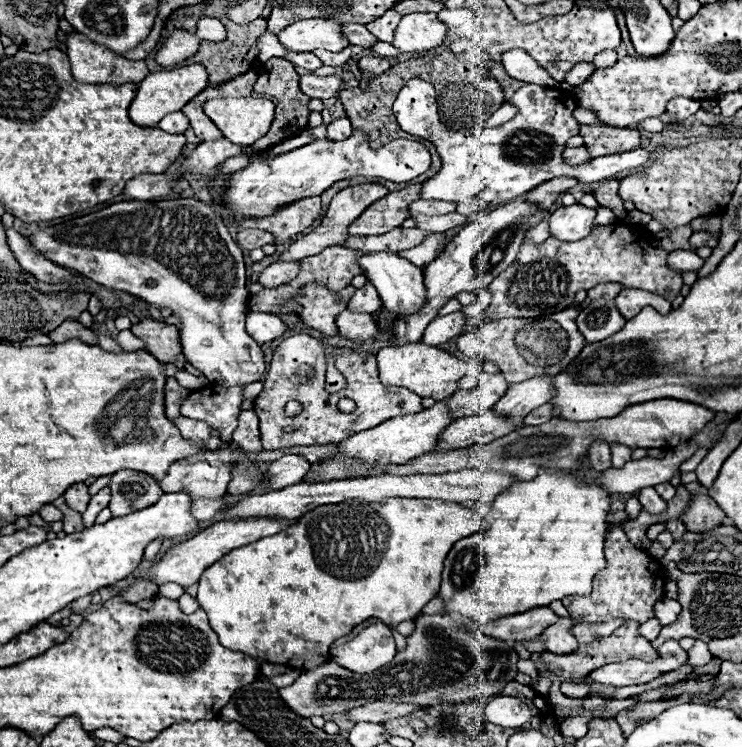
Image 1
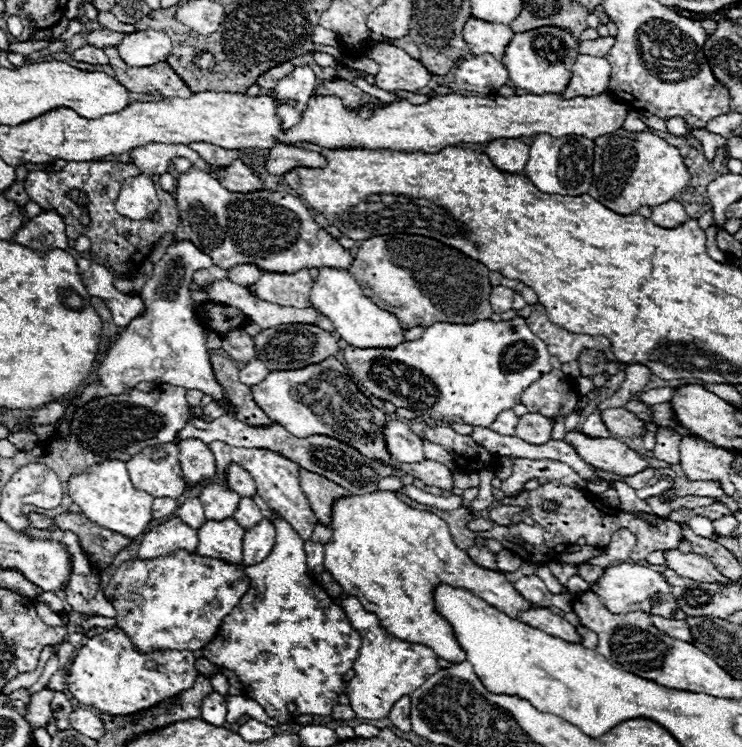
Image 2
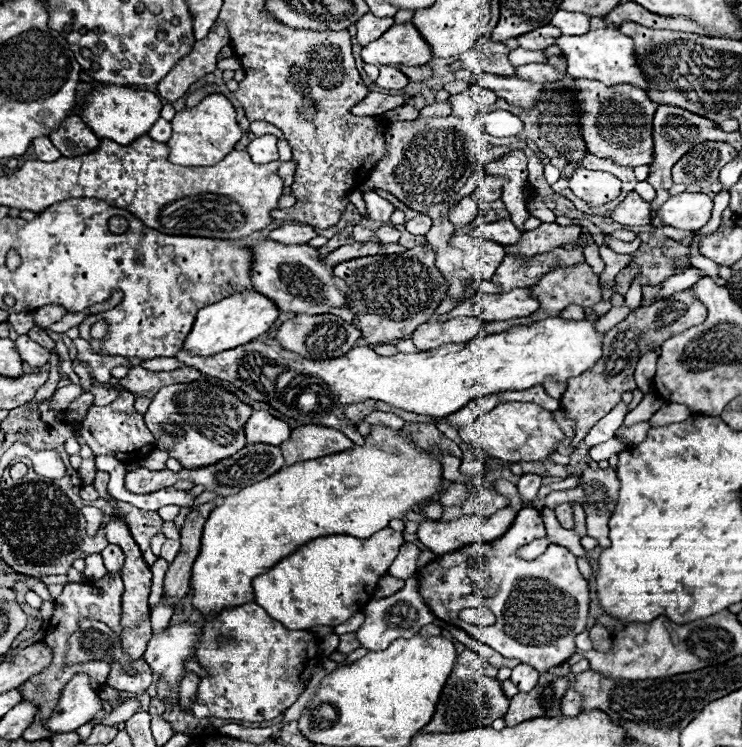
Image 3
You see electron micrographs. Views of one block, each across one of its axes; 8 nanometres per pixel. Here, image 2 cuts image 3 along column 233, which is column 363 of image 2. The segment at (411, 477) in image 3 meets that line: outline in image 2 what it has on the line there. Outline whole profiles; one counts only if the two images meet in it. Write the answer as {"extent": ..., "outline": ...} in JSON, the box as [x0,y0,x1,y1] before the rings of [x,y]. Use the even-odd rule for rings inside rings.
{"extent":[324,492,534,664],"outline":[[[372,492],[364,496],[348,496],[344,500],[336,500],[332,512],[332,534],[332,542],[324,546],[324,570],[334,576],[342,590],[356,596],[368,612],[376,614],[380,626],[388,634],[400,640],[408,640],[412,644],[424,644],[432,648],[438,658],[444,658],[452,664],[464,662],[466,652],[460,648],[452,626],[434,608],[434,590],[440,584],[464,588],[512,618],[518,618],[522,610],[534,606],[514,590],[514,586],[506,580],[504,574],[484,570],[482,566],[474,564],[470,556],[452,542],[450,530],[442,518],[432,512],[410,508],[408,504],[398,500],[394,492]]]}

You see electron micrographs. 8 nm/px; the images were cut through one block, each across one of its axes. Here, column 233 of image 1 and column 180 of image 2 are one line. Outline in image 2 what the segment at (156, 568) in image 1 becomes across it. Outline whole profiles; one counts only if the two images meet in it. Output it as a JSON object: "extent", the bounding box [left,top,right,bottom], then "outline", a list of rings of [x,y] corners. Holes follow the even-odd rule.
{"extent":[138,518,198,560],"outline":[[[178,518],[168,520],[162,526],[154,526],[150,532],[144,534],[138,556],[142,560],[152,560],[160,556],[168,556],[176,550],[186,550],[186,552],[196,552],[198,544],[198,532],[184,524]]]}

